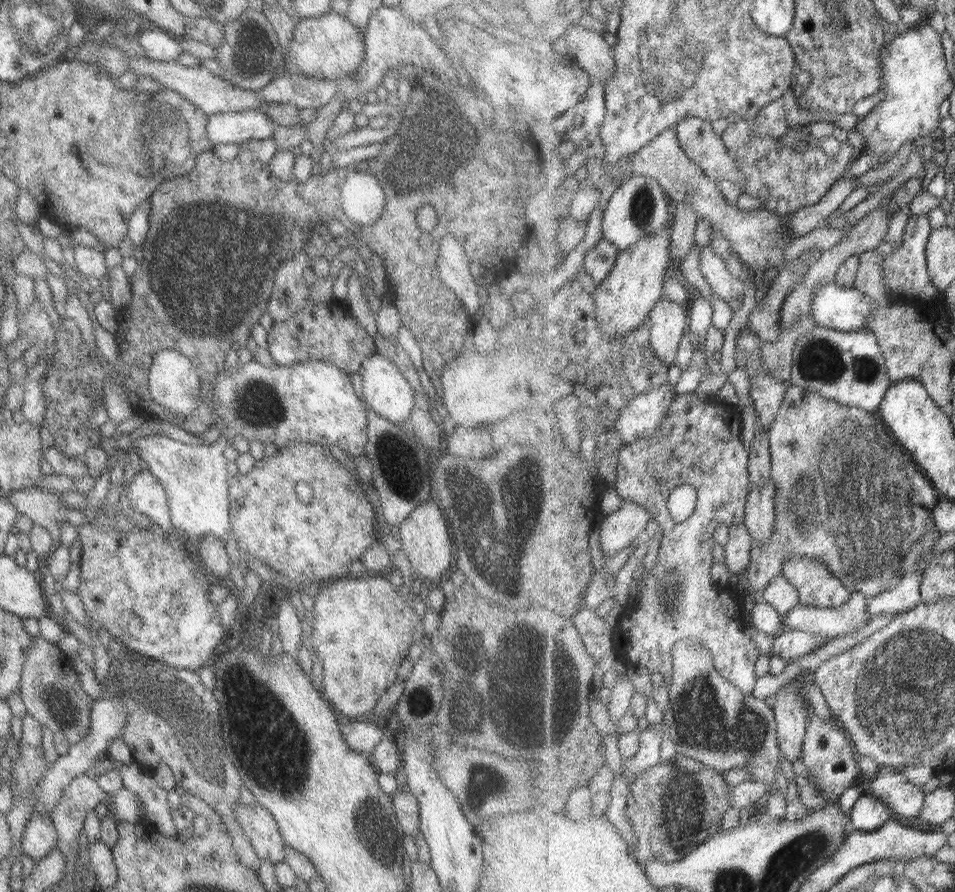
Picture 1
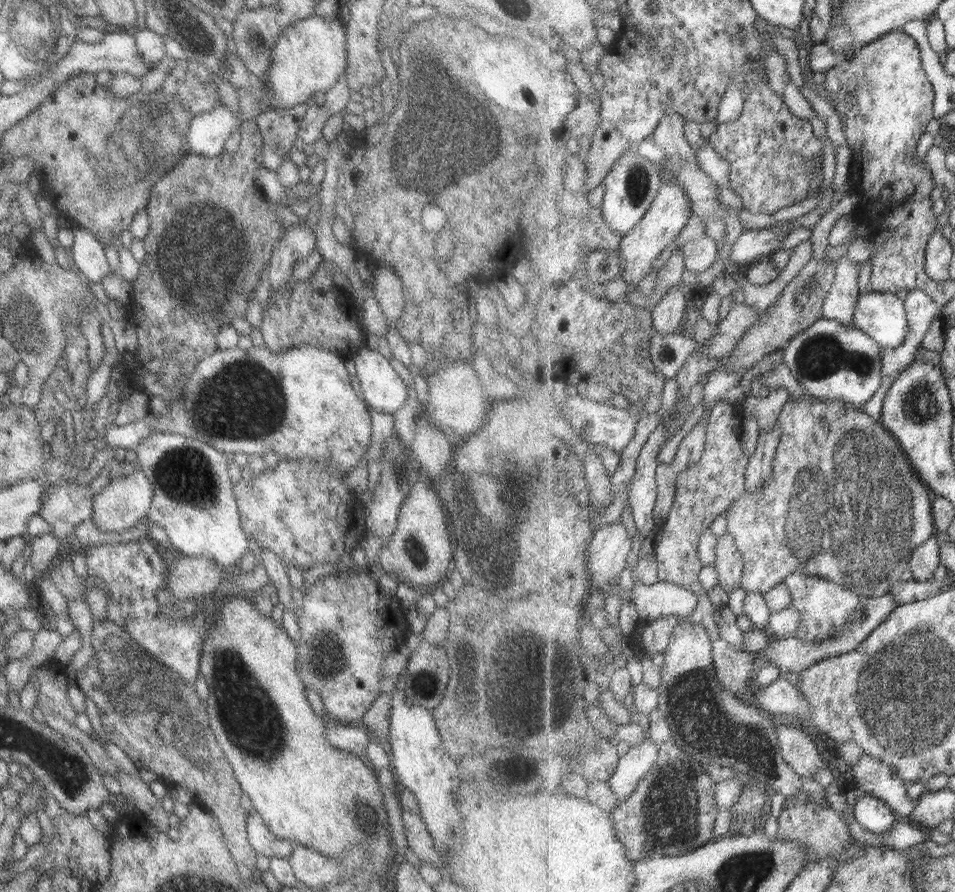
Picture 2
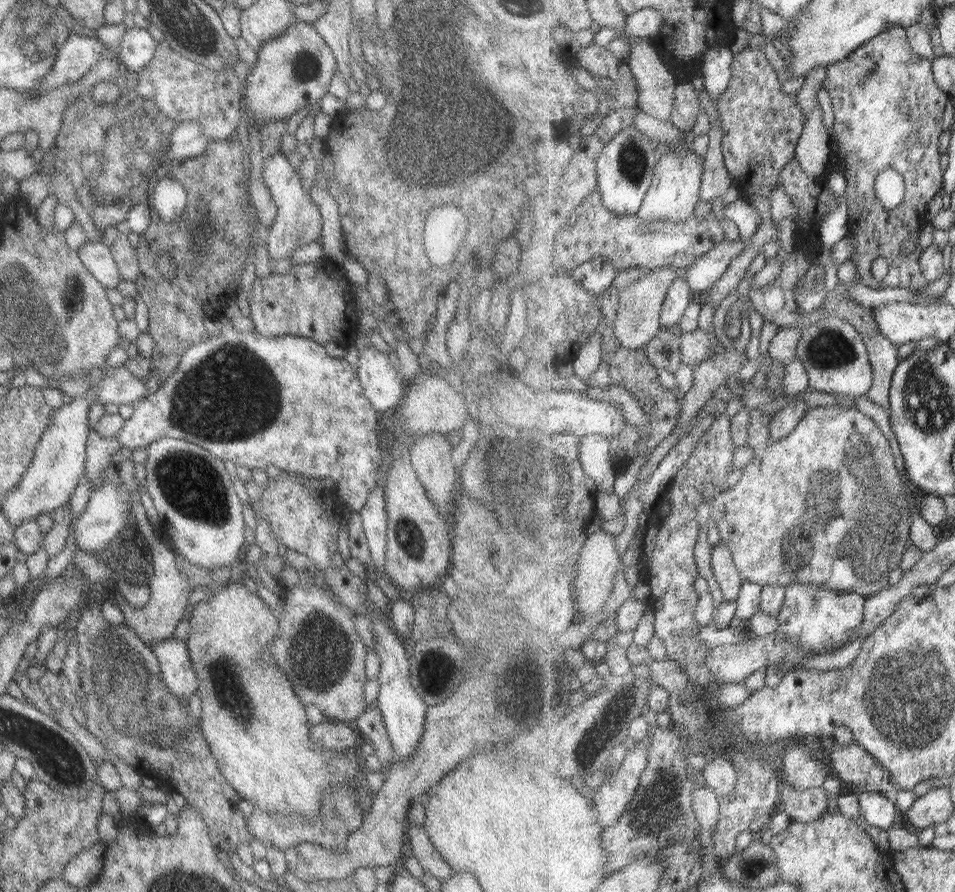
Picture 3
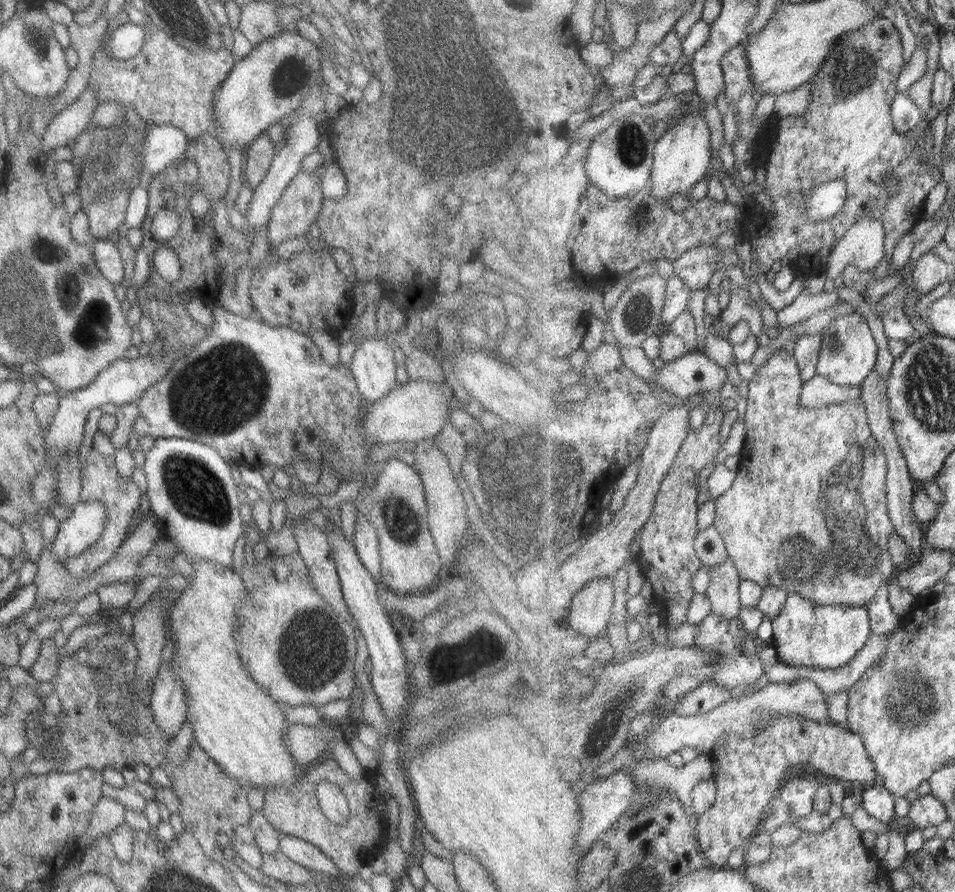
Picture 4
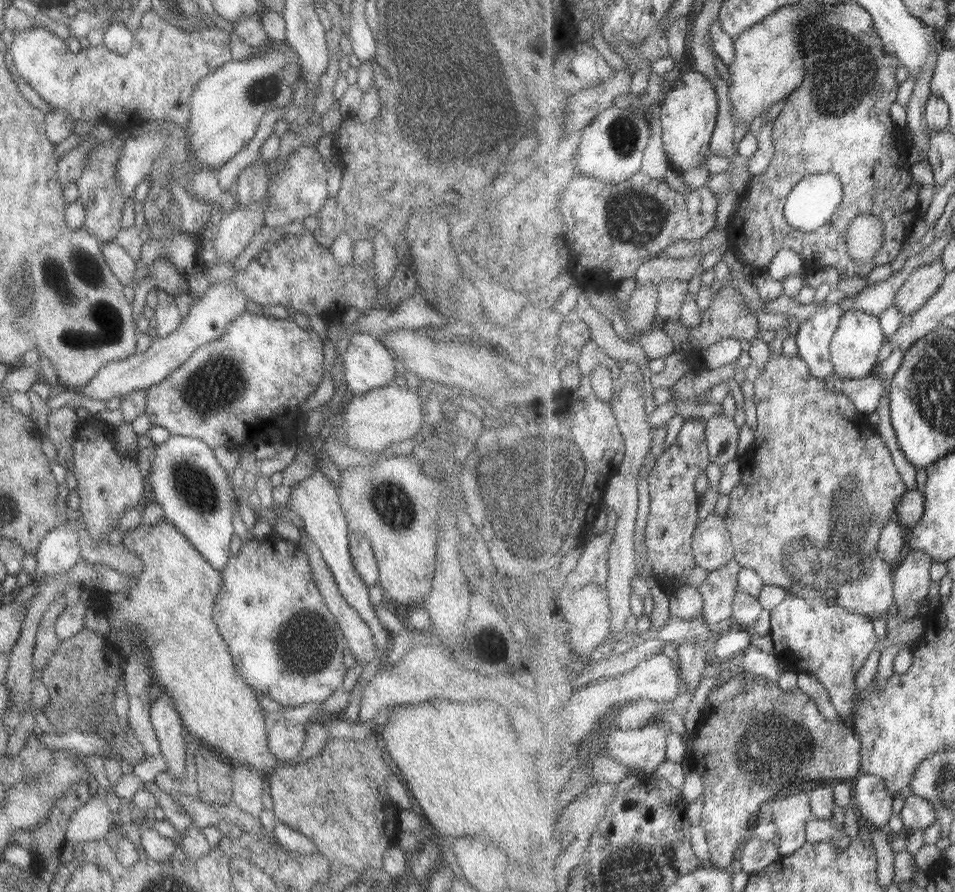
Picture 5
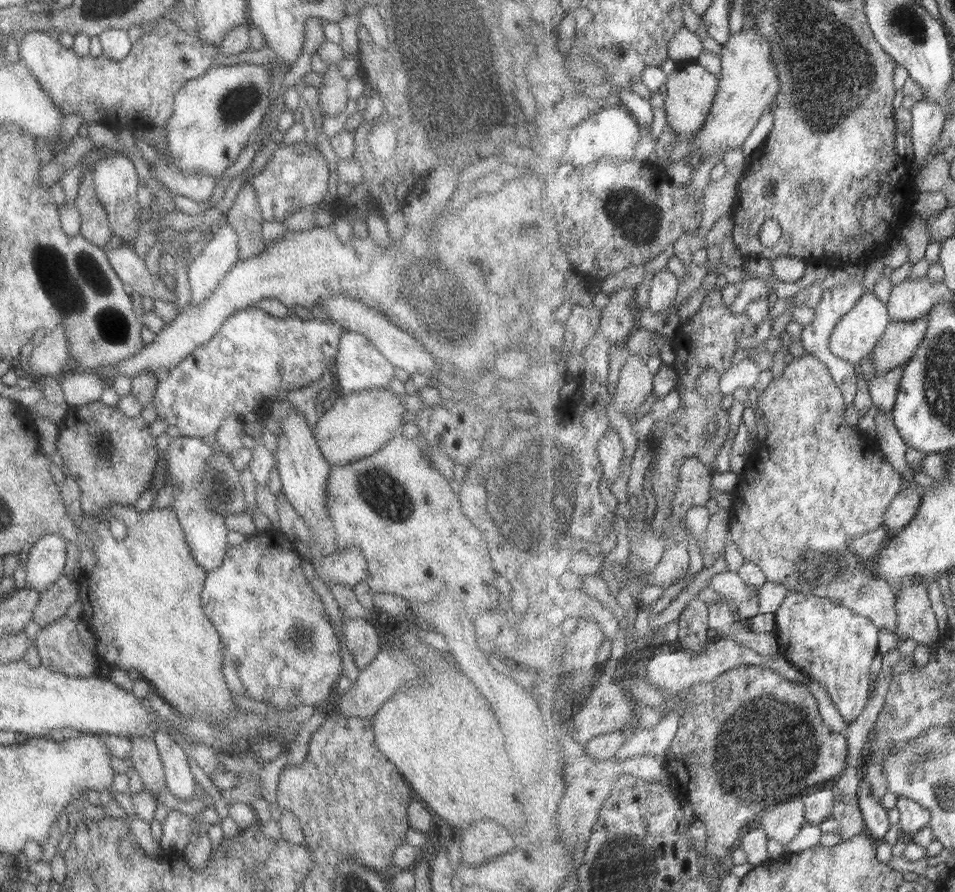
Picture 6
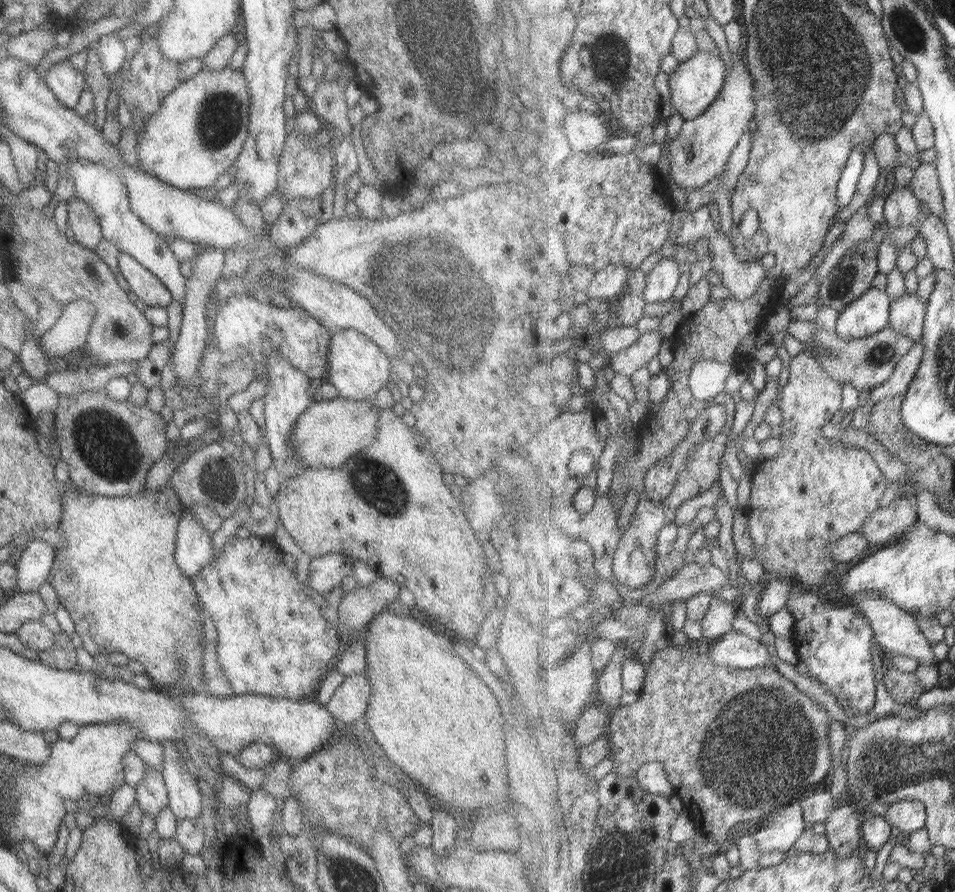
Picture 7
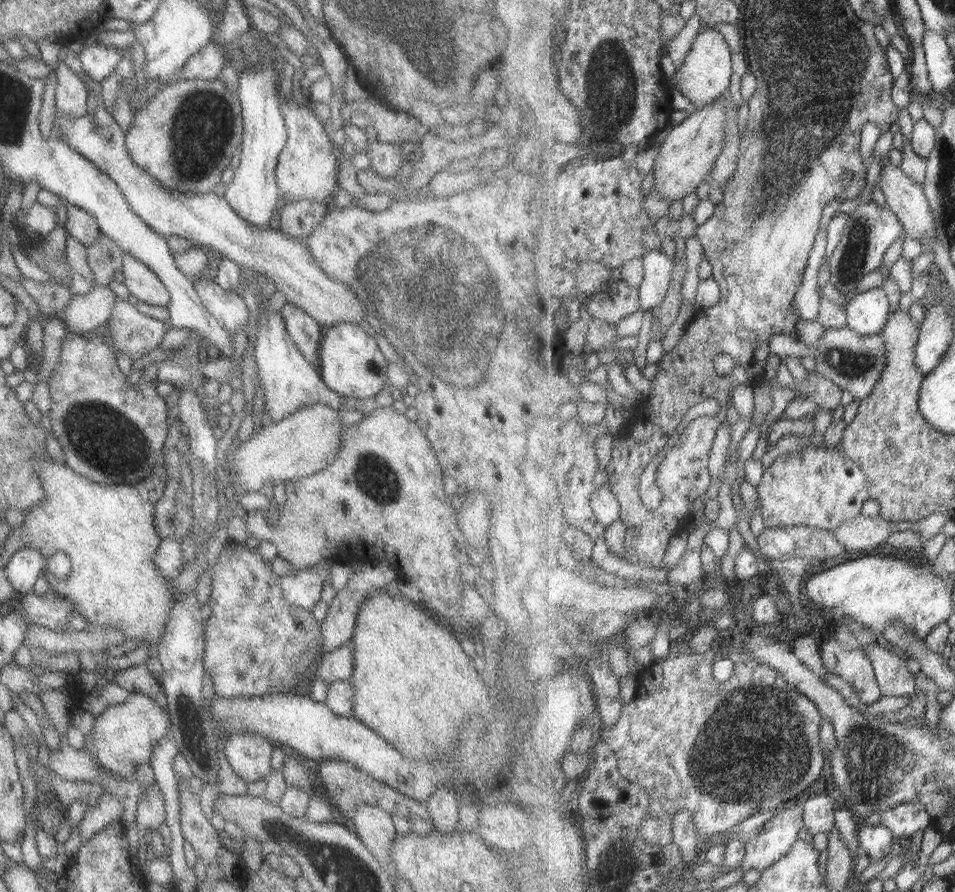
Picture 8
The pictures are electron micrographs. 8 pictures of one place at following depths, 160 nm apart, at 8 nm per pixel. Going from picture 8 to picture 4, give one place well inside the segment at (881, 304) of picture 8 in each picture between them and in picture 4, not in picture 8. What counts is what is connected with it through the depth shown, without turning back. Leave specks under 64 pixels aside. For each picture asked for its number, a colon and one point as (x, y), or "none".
4: (848, 355)
5: (855, 348)
6: (856, 336)
7: (865, 316)

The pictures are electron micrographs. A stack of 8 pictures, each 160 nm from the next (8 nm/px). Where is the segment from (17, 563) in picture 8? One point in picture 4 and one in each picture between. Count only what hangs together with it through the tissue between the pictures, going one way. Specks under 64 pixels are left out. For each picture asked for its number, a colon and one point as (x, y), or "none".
4: (85, 523)
5: (58, 550)
6: (44, 563)
7: (35, 562)

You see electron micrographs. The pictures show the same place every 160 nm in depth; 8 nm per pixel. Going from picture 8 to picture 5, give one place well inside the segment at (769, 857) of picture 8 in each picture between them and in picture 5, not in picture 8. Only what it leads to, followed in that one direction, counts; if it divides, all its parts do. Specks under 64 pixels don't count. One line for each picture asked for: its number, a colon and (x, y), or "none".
5: (790, 816)
6: (782, 822)
7: (778, 832)

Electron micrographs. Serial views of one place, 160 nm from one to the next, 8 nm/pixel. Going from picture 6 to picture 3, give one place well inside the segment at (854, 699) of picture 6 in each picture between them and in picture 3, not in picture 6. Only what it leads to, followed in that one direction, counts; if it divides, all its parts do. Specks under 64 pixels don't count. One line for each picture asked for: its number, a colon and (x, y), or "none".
3: (821, 619)
4: (805, 634)
5: (813, 635)

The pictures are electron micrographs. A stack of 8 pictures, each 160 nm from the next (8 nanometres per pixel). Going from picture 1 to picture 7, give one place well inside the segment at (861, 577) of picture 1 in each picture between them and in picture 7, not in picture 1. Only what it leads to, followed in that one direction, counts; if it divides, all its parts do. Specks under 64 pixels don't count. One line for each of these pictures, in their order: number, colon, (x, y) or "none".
2: (829, 449)
3: (783, 528)
4: (782, 527)
5: (815, 460)
6: (807, 490)
7: (818, 490)

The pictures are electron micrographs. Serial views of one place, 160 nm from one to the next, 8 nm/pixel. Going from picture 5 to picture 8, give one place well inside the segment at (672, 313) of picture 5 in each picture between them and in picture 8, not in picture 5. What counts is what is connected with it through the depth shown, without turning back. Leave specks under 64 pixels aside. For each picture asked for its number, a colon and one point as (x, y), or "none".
6: (664, 286)
7: (662, 281)
8: (658, 274)

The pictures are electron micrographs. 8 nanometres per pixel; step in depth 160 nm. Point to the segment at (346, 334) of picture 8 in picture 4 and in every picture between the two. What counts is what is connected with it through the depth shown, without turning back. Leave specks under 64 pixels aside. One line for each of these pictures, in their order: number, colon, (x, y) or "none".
4: (372, 366)
5: (367, 365)
6: (357, 365)
7: (357, 369)

